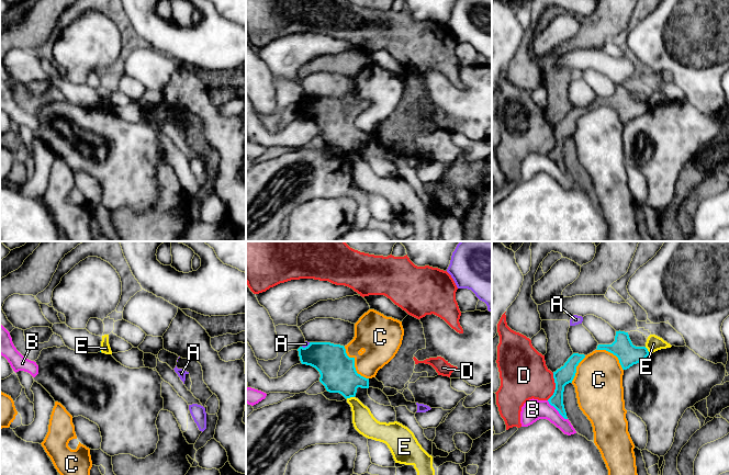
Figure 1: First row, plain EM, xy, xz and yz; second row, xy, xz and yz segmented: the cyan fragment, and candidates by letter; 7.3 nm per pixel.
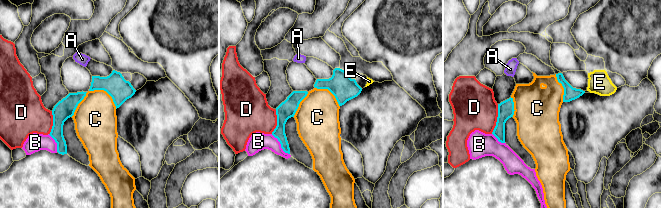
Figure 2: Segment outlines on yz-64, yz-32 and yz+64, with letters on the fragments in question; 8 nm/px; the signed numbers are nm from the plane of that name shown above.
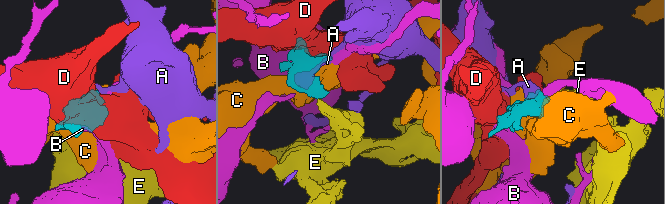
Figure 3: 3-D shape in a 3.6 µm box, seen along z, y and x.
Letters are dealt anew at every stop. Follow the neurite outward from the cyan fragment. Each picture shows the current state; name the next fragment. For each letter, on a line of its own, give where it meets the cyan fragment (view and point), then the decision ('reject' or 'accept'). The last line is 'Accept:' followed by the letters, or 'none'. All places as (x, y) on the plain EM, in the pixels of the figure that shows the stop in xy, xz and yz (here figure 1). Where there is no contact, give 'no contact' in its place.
A: contact xz (305, 101); reject
B: contact yz (557, 164); reject
C: contact xz (354, 119); reject
D: contact yz (556, 140); reject
E: contact xz (349, 151); reject
Accept: none

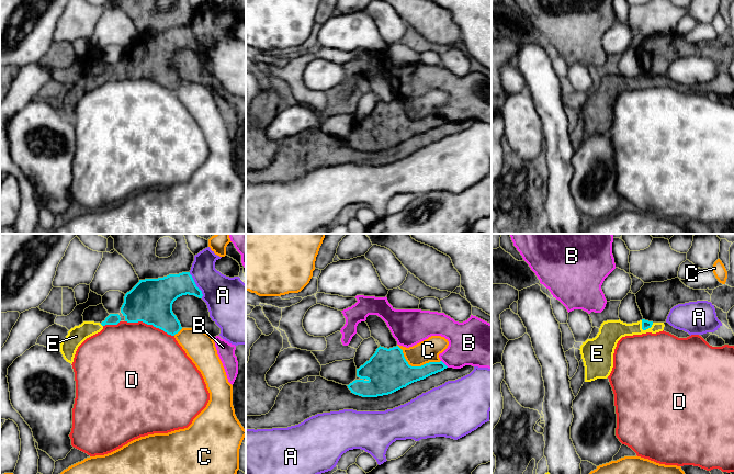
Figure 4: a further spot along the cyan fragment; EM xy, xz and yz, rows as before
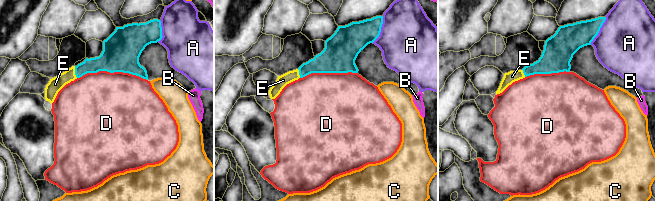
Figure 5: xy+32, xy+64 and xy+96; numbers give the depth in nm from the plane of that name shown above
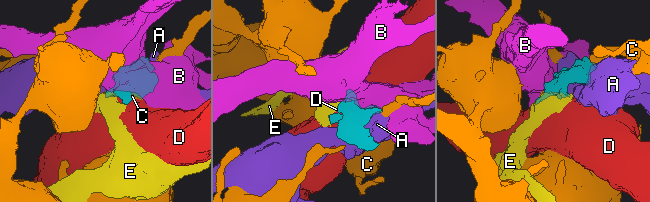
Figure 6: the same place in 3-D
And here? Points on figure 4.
A: contact xy (195, 40); reject
B: contact xz (443, 117); reject
C: contact xz (415, 121); reject
D: contact xy (149, 78); reject
E: contact yz (647, 82); accept
Accept: E

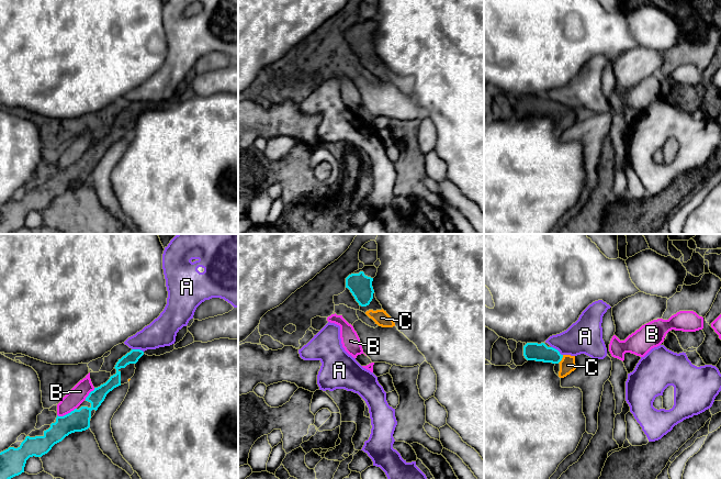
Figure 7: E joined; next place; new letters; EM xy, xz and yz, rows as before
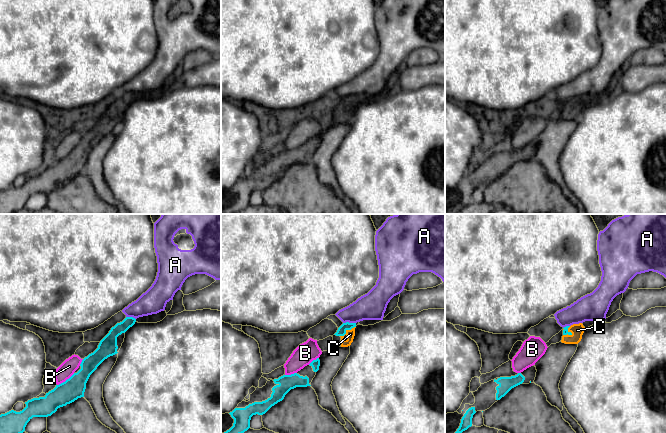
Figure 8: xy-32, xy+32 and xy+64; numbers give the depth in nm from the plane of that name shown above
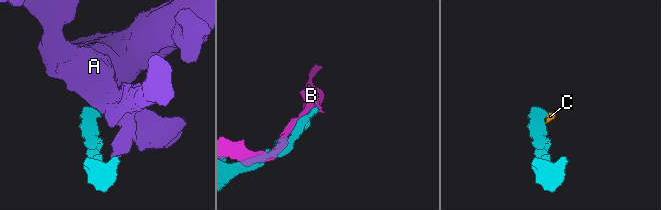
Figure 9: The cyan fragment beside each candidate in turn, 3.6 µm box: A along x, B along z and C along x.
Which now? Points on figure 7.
A: contact yz (556, 103); reject
B: contact xy (66, 168); reject
C: contact yz (561, 113); accept
Accept: C

